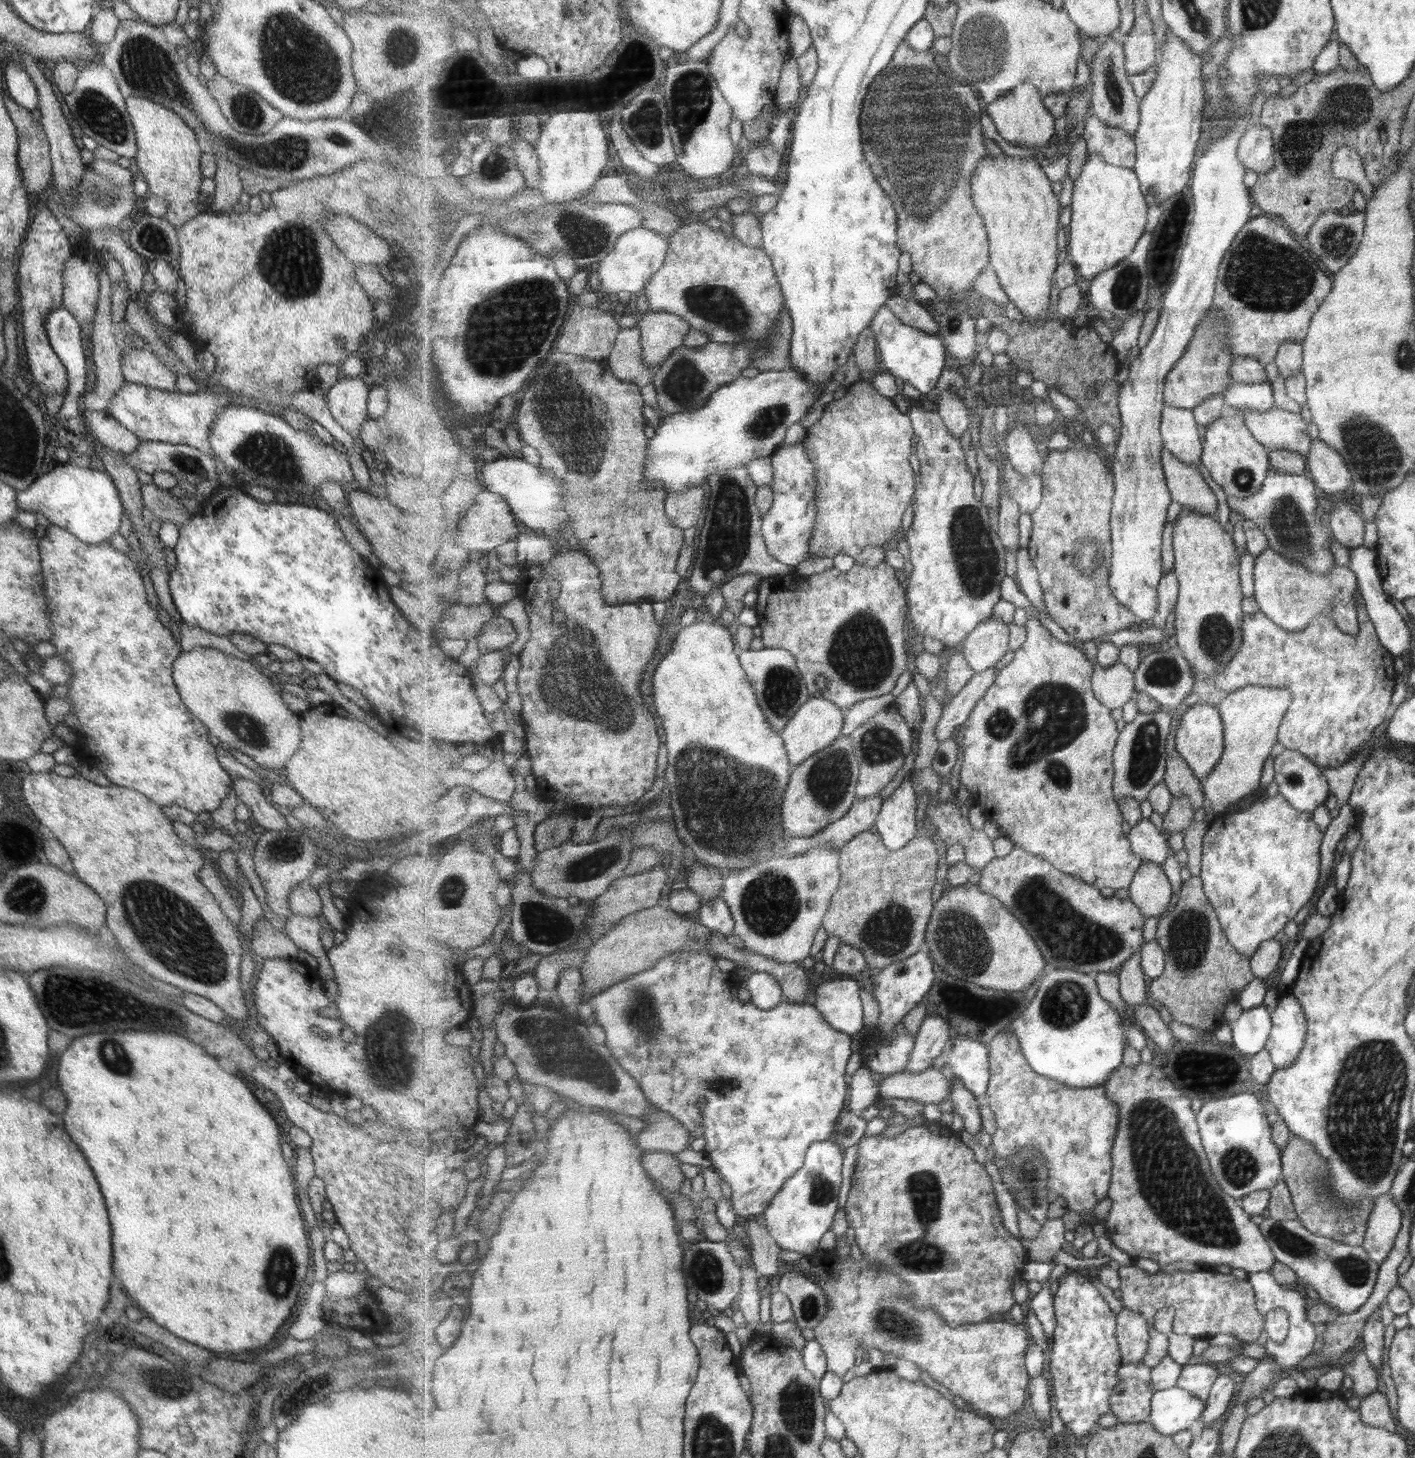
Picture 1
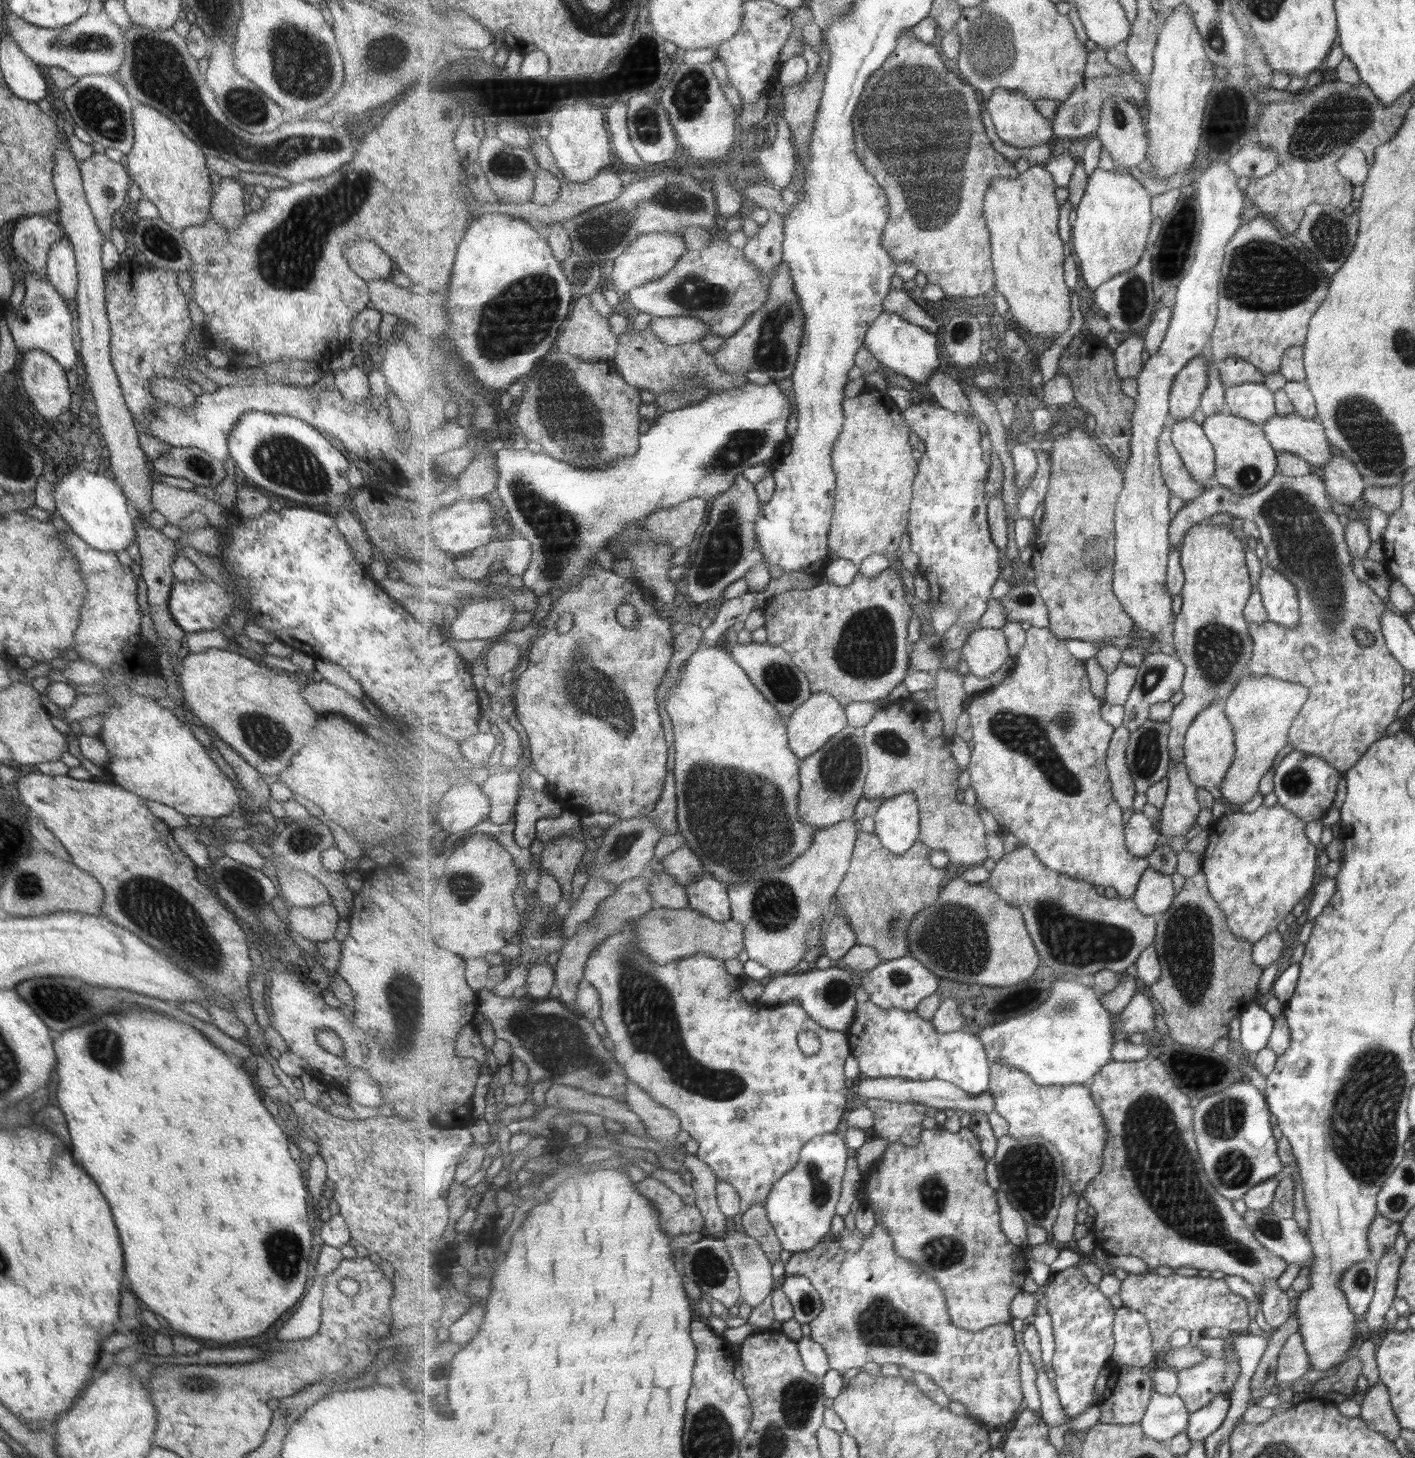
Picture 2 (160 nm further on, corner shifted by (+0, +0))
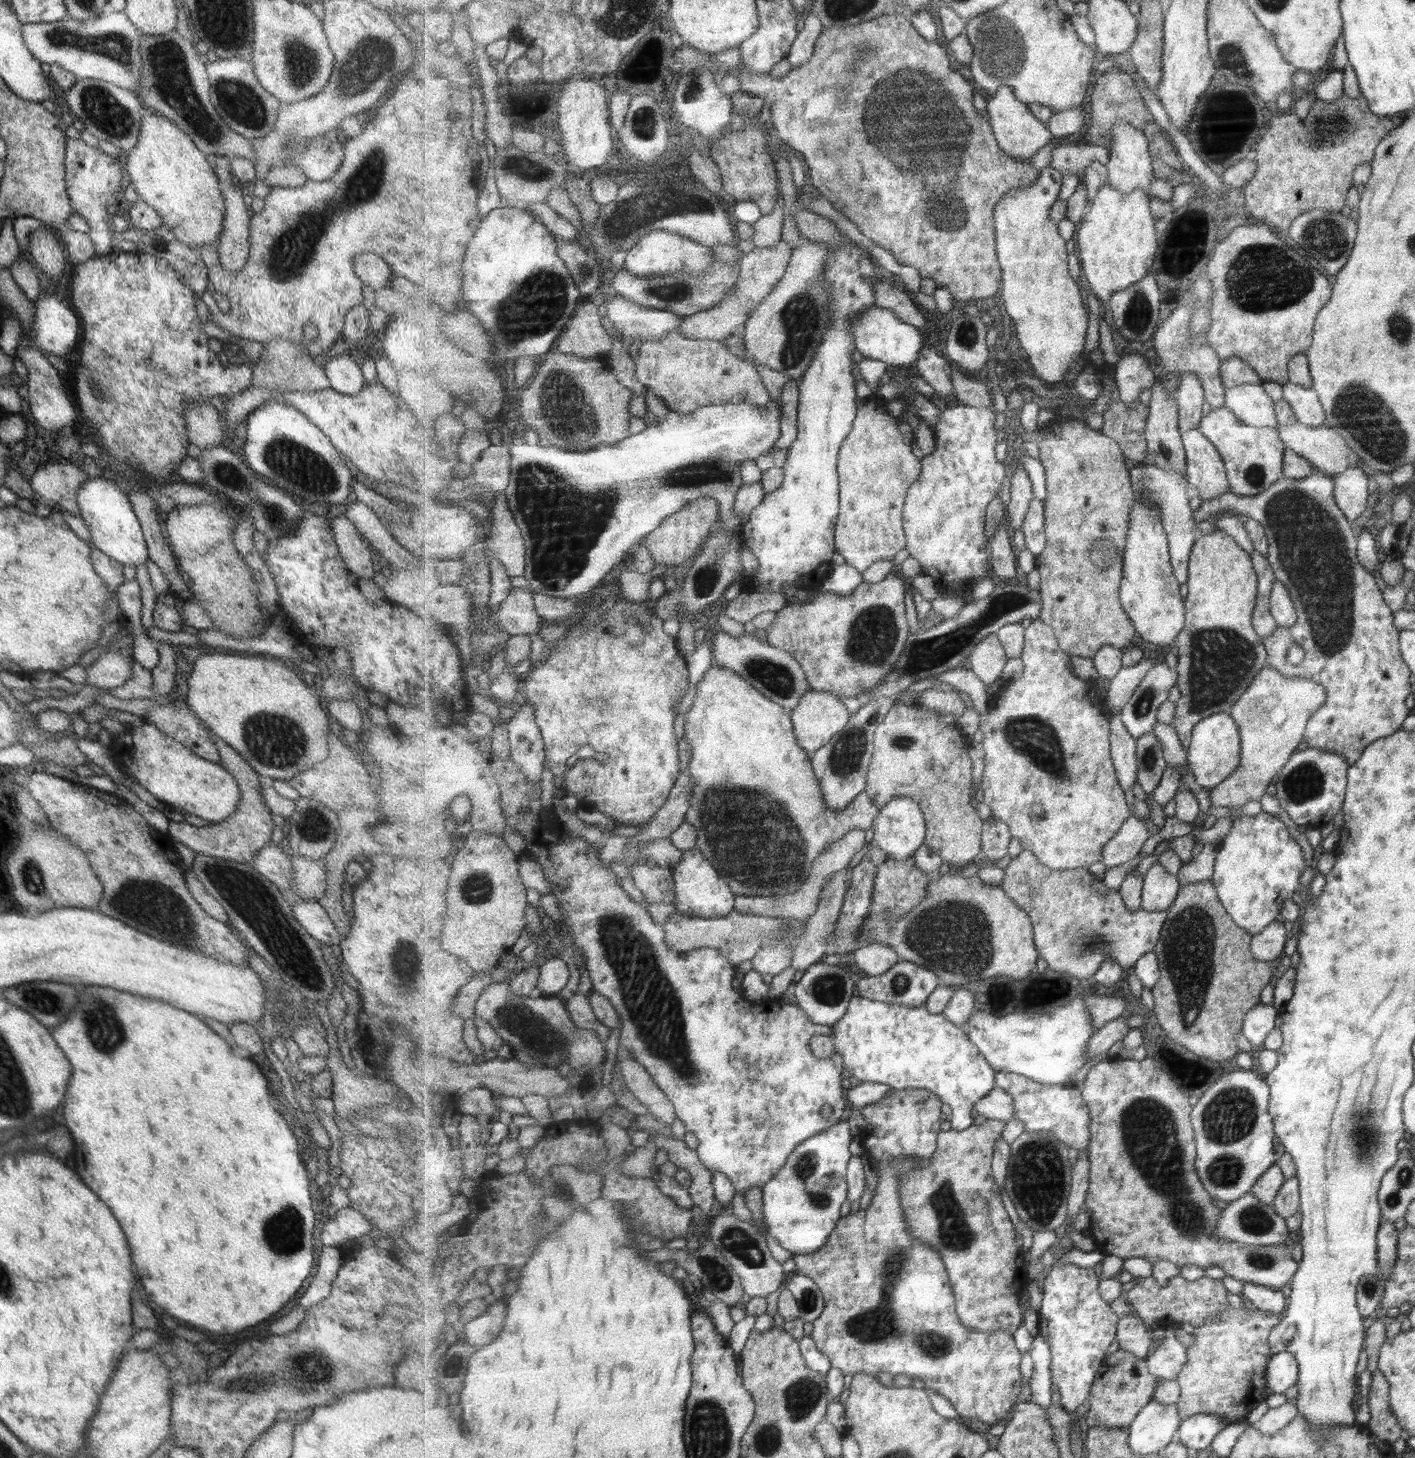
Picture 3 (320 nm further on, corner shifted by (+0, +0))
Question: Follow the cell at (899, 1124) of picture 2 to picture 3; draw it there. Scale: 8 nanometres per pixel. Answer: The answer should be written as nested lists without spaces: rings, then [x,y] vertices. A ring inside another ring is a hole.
[[[891,1089],[884,1097],[880,1102],[869,1104],[862,1110],[867,1121],[867,1126],[861,1130],[861,1135],[864,1138],[863,1144],[865,1144],[867,1154],[875,1160],[878,1172],[878,1182],[870,1205],[856,1213],[842,1216],[837,1228],[831,1233],[830,1241],[822,1249],[811,1254],[793,1256],[795,1271],[812,1278],[824,1294],[826,1306],[821,1317],[812,1322],[814,1329],[811,1336],[815,1340],[817,1349],[826,1354],[831,1360],[832,1367],[839,1368],[843,1375],[855,1376],[858,1373],[864,1373],[876,1377],[880,1372],[889,1373],[893,1376],[906,1375],[921,1386],[928,1386],[928,1388],[941,1394],[945,1402],[950,1400],[963,1418],[976,1418],[987,1425],[998,1424],[997,1422],[1001,1422],[1009,1412],[1012,1412],[1014,1406],[1021,1402],[1026,1395],[1021,1371],[1022,1354],[1015,1346],[1015,1338],[1013,1338],[1013,1334],[1005,1331],[983,1333],[963,1326],[959,1320],[955,1293],[949,1280],[949,1274],[945,1270],[945,1264],[941,1260],[941,1254],[937,1250],[929,1248],[925,1242],[916,1239],[908,1227],[906,1216],[903,1216],[902,1198],[899,1192],[900,1174],[918,1168],[915,1164],[919,1160],[929,1159],[935,1154],[936,1148],[938,1148],[941,1122],[945,1118],[941,1113],[943,1102],[938,1094],[927,1089]]]

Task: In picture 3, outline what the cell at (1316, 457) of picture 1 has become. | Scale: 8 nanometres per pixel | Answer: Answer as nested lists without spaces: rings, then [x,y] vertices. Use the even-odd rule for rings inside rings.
[[[1355,467],[1331,476],[1331,482],[1334,503],[1354,528],[1357,517],[1367,509],[1367,477],[1361,469]]]

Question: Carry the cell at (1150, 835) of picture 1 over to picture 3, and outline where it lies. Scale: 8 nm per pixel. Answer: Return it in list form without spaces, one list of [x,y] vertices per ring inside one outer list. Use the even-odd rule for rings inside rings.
[[[1135,814],[1131,815],[1117,836],[1111,838],[1111,842],[1103,850],[1103,864],[1108,869],[1133,860],[1140,854],[1140,850],[1147,840],[1149,840],[1147,824],[1139,818],[1135,818]]]

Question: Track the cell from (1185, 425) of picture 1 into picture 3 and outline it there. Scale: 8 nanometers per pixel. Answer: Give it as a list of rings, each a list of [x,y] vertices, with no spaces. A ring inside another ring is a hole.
[[[1197,428],[1182,433],[1188,462],[1187,480],[1199,489],[1200,498],[1211,500],[1229,490],[1225,463],[1207,435]]]

